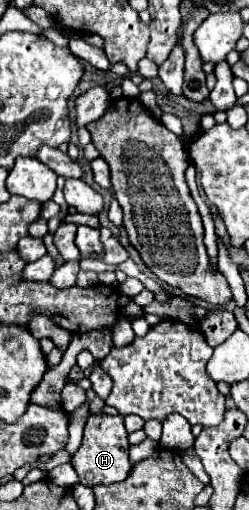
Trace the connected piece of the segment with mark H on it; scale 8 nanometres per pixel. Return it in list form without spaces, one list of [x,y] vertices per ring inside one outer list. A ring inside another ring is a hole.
[[[90,415],[84,425],[84,439],[76,455],[72,457],[72,467],[76,469],[80,483],[86,487],[94,487],[98,483],[118,483],[124,481],[130,473],[130,461],[128,461],[128,433],[124,429],[124,417],[122,415]]]

